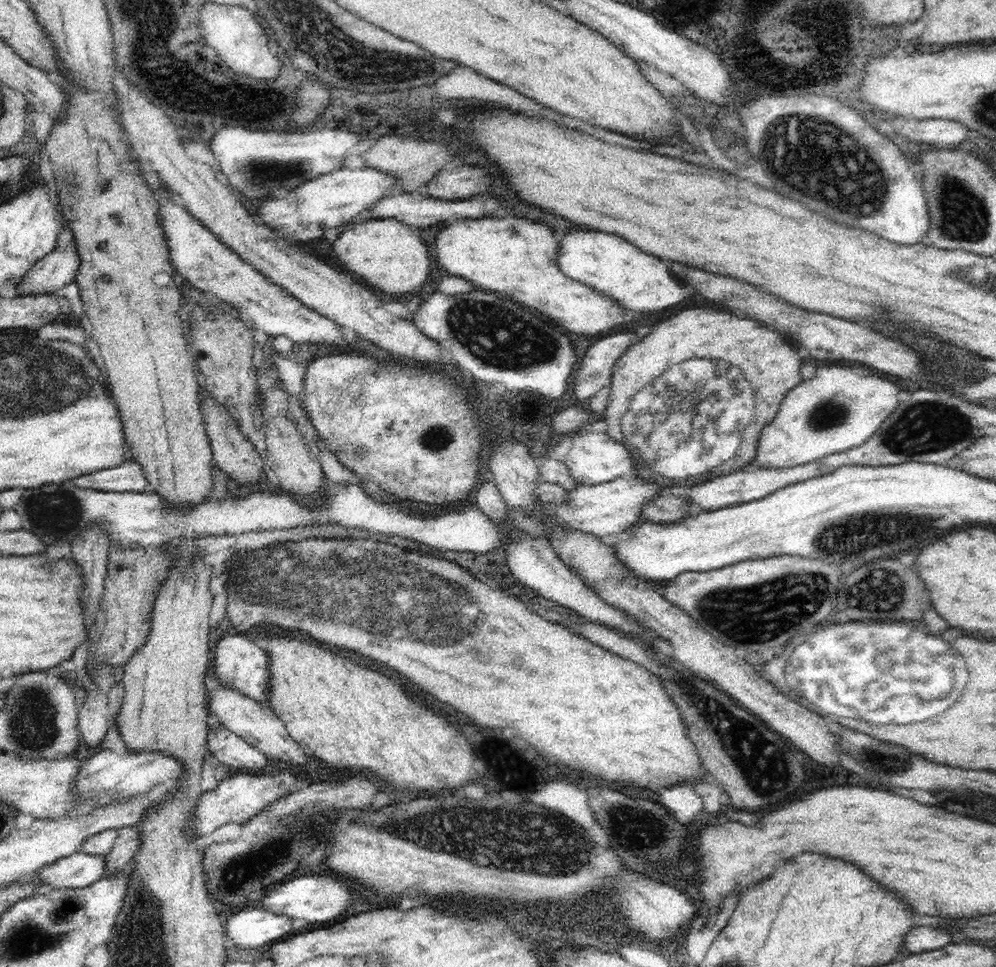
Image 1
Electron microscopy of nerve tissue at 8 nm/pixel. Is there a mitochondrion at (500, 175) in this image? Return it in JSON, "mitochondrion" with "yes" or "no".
{"mitochondrion":"no"}

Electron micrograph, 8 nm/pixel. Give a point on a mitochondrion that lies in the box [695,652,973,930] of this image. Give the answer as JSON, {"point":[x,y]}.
{"point":[885,761]}

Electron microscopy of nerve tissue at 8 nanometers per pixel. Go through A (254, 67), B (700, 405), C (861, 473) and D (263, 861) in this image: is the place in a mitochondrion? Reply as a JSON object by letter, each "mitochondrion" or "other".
{"A":"other","B":"mitochondrion","C":"other","D":"mitochondrion"}

